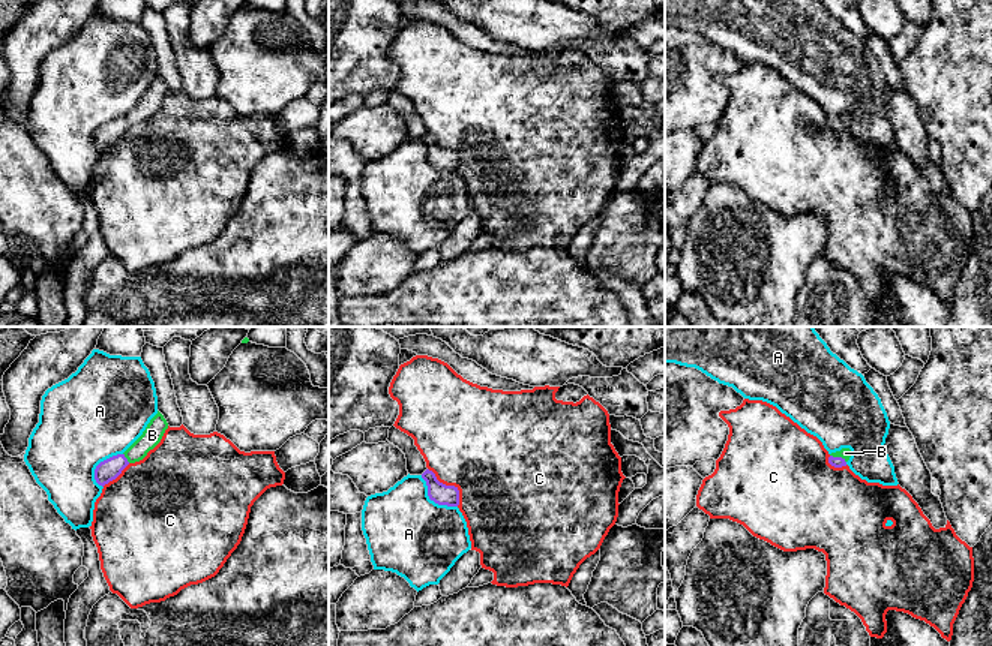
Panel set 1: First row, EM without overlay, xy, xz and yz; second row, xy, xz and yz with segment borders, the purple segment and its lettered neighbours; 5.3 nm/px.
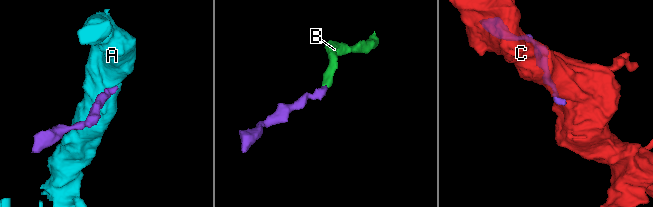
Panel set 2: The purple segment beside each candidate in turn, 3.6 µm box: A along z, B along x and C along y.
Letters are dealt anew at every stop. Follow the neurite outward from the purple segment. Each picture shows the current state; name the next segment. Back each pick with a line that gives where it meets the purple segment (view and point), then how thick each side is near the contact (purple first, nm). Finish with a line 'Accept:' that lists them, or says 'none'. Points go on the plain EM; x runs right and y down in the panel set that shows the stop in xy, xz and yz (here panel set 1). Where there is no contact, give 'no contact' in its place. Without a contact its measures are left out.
B: contact yz (838, 122); calibres 60 and 60 nm
Accept: B

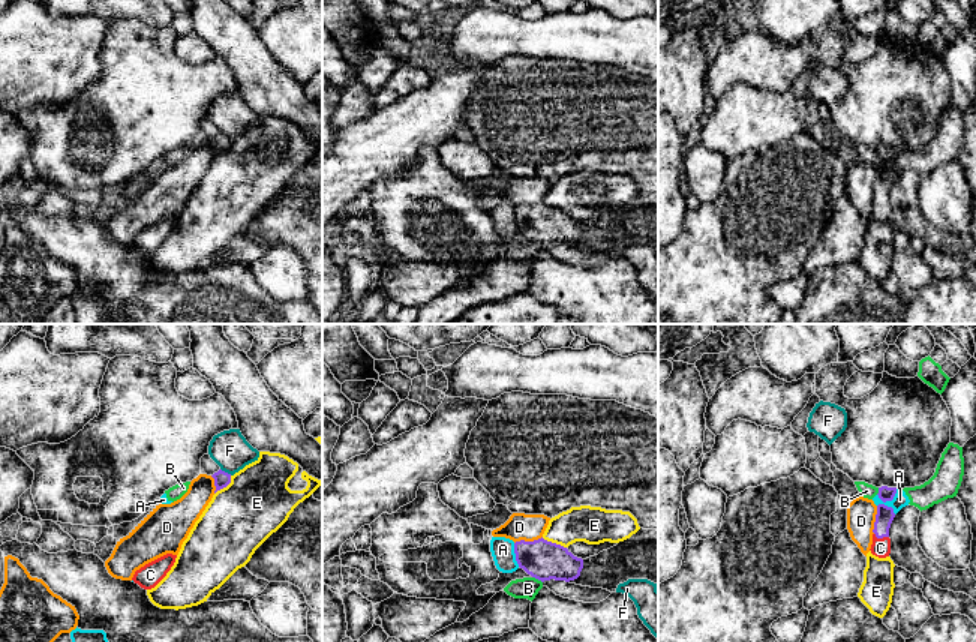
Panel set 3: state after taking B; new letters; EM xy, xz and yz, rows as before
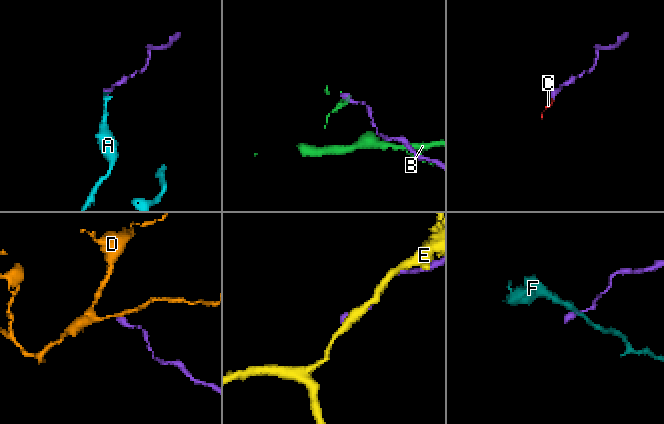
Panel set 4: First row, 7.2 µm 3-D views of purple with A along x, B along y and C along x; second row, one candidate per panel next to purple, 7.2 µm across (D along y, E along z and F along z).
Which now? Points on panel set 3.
C: contact yz (880, 201); calibres 100 and 100 nm
Accept: C

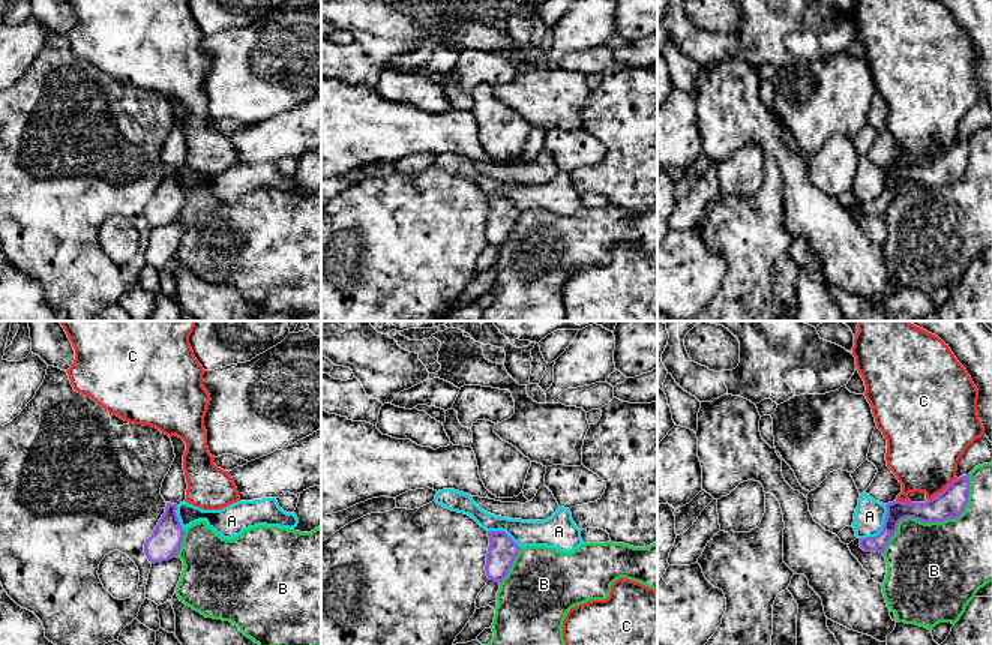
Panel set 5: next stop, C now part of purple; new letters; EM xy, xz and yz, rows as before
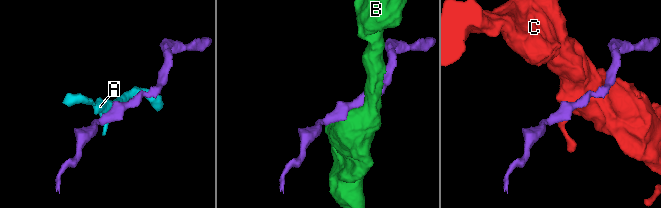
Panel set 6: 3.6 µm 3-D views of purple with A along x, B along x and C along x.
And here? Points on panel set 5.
Accept: none

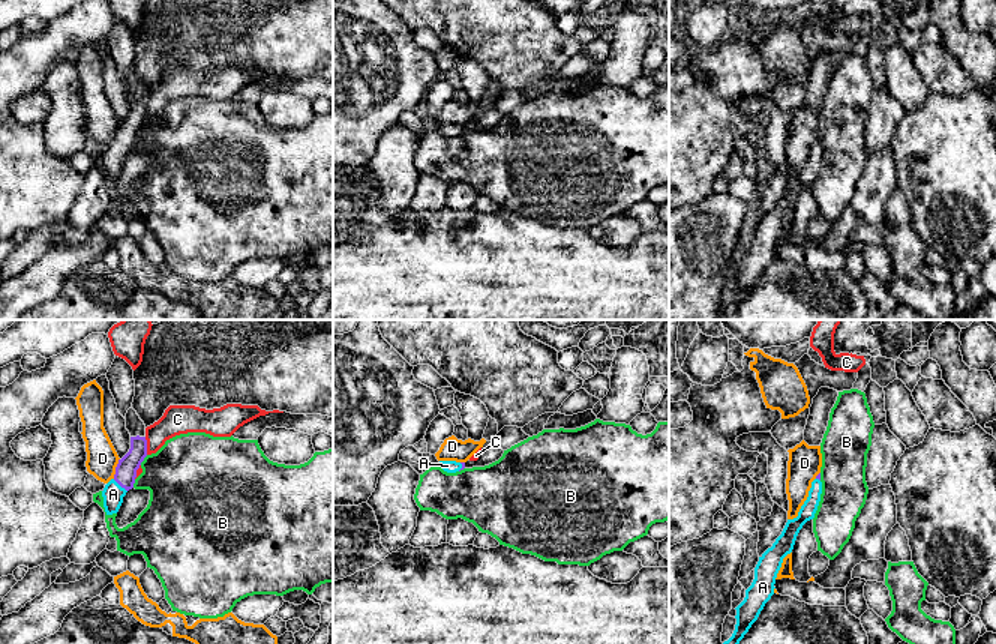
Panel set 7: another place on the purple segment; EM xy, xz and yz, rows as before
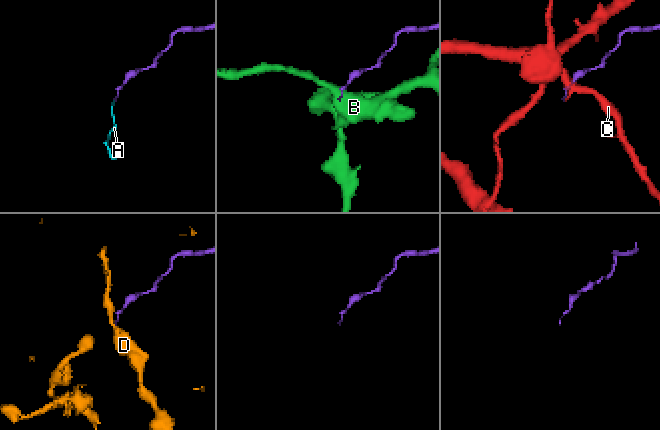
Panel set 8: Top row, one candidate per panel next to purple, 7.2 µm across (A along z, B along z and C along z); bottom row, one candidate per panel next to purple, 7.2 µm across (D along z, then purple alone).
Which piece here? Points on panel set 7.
A: contact xy (120, 149); calibres 110 and 120 nm
Accept: A

